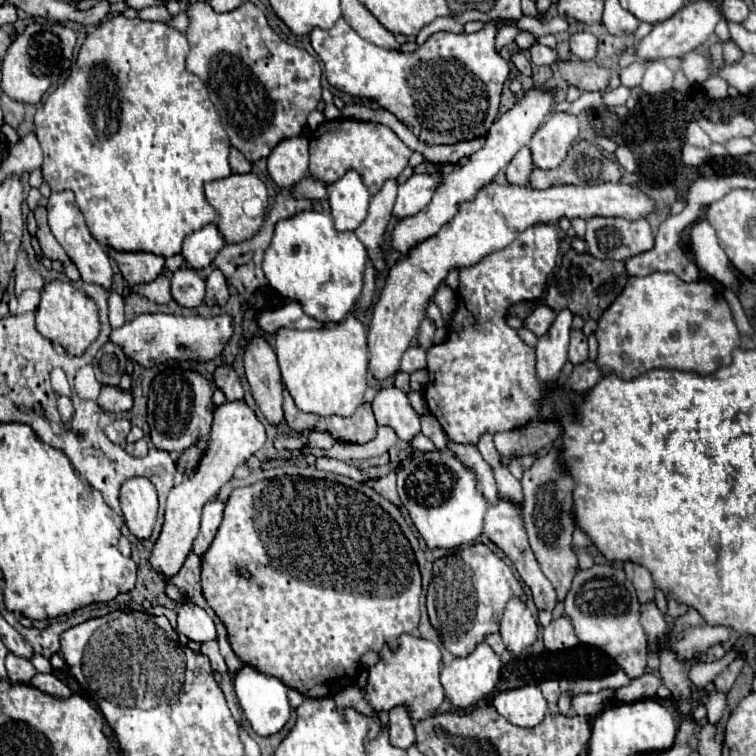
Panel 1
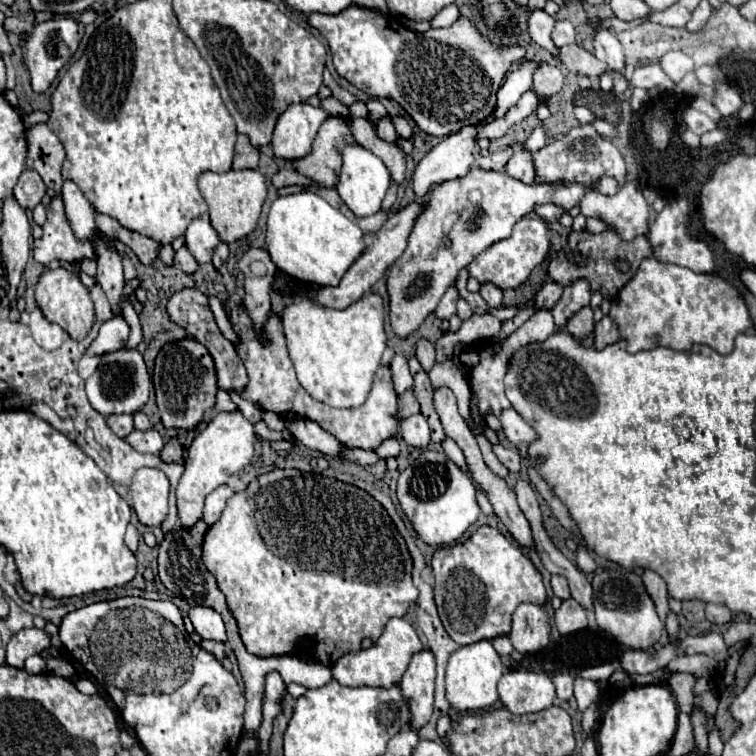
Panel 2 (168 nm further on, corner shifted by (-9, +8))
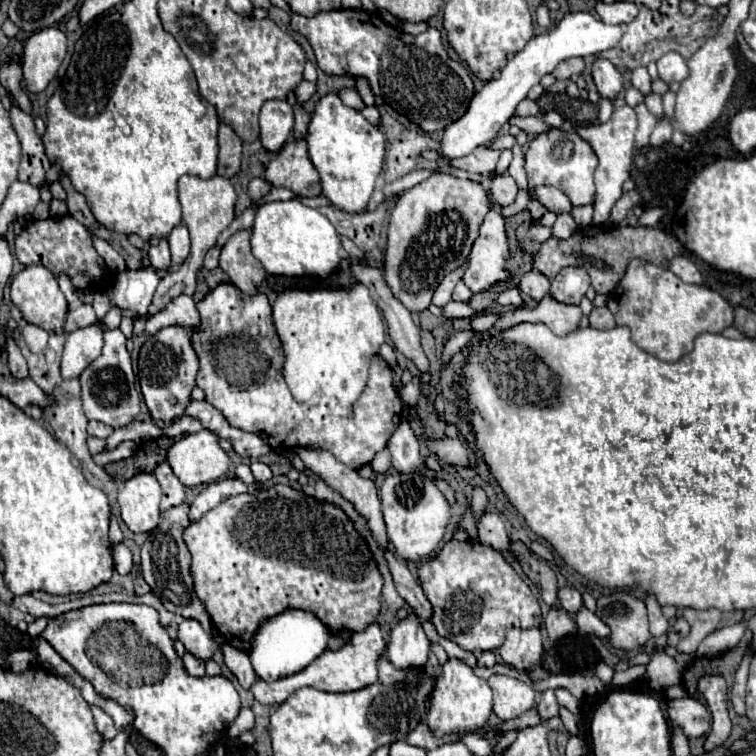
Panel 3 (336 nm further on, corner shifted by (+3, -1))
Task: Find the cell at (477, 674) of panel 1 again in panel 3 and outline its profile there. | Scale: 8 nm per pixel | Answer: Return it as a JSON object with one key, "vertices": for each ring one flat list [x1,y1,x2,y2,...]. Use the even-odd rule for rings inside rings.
{"vertices":[[450,658,444,666,440,676,436,678,434,692,430,696,430,710,428,710,428,726,434,734,442,736,448,732,470,732,470,730,482,730,488,722,488,716,492,714,492,690,488,682,474,674,474,670,458,660]]}

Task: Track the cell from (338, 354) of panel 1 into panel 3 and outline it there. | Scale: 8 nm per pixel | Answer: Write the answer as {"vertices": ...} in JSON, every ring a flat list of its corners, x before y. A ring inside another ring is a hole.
{"vertices":[[356,282,350,290,288,290,278,296,272,310,274,326,286,358,282,374,292,396,304,404,316,404,320,402,320,396,332,396,338,400,334,416,350,416,354,402,360,398,366,386,370,360,384,342,384,322,378,312,378,306,370,298,368,288]]}

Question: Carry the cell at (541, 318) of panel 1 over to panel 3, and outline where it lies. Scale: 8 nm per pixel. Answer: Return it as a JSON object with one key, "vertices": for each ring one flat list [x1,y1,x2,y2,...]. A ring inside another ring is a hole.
{"vertices":[[530,270,530,272,526,272,522,276,520,288,522,288,522,292,526,296,530,296,536,302,540,302,548,294,548,290,550,290,550,280,544,278,538,270]]}

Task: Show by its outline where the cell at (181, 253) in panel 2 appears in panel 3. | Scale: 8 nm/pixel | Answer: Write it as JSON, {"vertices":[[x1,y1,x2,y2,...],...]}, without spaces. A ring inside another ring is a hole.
{"vertices":[[162,238,158,246,150,246,148,254,150,254,150,264,156,270,172,270,172,260,170,260,170,250,168,250,166,238]]}

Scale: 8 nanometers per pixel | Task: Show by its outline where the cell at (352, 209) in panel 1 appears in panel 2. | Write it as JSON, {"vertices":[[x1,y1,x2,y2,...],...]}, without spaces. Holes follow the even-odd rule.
{"vertices":[[352,143,352,145,344,145,340,149,342,153,342,173,340,173,340,181,336,185,336,191,340,195,340,199,354,211,354,215,358,217,368,217,380,211,382,199,386,195,388,183,390,183,390,173,384,165,384,161,374,155,372,151,368,151,366,147]]}

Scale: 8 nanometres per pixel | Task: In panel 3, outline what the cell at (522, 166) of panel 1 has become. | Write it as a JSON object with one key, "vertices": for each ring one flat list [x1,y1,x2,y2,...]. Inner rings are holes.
{"vertices":[[500,174,494,176,490,184,490,194,498,204,512,204,518,194,518,186,510,174]]}

